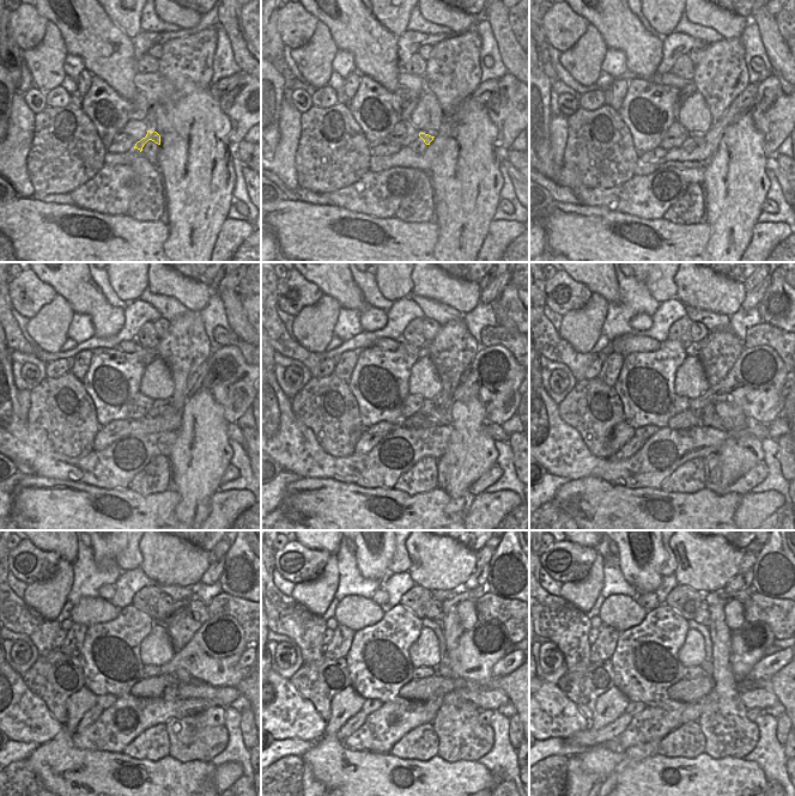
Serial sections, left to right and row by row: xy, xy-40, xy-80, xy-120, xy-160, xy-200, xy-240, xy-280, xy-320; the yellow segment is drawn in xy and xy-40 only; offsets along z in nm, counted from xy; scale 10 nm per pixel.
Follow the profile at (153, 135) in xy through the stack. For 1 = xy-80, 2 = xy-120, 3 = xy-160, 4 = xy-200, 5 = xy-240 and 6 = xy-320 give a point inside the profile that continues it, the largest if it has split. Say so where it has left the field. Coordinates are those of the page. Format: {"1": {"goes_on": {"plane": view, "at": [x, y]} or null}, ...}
{"1": {"goes_on": {"plane": "xy-80", "at": [698, 140]}}, "2": {"goes_on": {"plane": "xy-120", "at": [177, 400]}}, "3": {"goes_on": {"plane": "xy-160", "at": [440, 414]}}, "4": {"goes_on": {"plane": "xy-200", "at": [706, 417]}}, "5": {"goes_on": {"plane": "xy-240", "at": [224, 697]}}, "6": {"goes_on": {"plane": "xy-320", "at": [758, 698]}}}

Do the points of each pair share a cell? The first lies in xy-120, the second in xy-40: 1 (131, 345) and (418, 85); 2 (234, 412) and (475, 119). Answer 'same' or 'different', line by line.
1: same
2: different

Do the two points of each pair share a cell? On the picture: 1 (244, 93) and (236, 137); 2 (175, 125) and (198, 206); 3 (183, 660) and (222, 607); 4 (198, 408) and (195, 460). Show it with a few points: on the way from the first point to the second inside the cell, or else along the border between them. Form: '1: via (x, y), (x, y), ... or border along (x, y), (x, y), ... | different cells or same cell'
1: via (244, 104), (240, 126) | same cell
2: via (186, 145), (186, 153), (196, 165), (198, 186) | same cell
3: border along (208, 617), (231, 615), (241, 627) | different cells
4: via (198, 421), (198, 447) | same cell

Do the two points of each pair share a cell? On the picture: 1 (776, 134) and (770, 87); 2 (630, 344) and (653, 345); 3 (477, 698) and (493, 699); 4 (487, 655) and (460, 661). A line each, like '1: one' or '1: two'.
1: one
2: one
3: one
4: one

